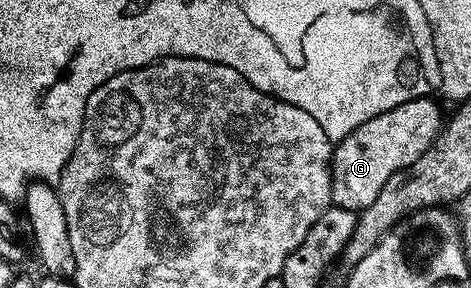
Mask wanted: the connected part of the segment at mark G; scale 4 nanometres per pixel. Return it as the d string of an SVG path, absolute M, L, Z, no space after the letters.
M436 98L412 99L403 105L395 105L387 113L365 118L363 125L347 137L336 140L331 151L331 193L332 206L360 213L379 197L379 189L396 171L419 161L423 153L437 140L443 126L442 104Z

